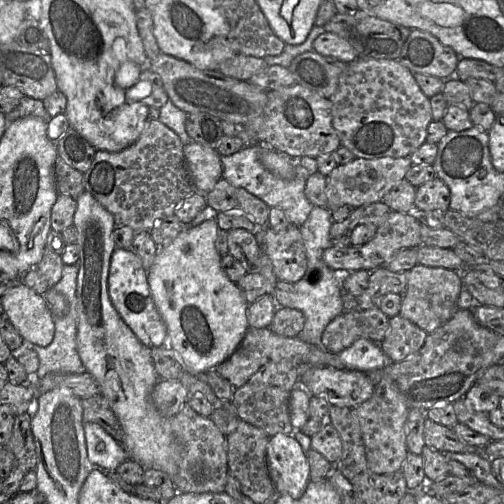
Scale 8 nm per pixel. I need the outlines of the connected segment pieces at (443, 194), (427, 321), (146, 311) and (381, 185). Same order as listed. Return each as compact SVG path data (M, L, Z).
M437 176L416 188L414 211L444 213L449 210L450 191L447 185Z
M417 264L407 272L407 288L402 295L399 316L410 320L427 334L433 333L459 309L462 283L461 273L458 271Z
M114 250L110 261L108 293L115 310L142 345L148 349L167 345L167 327L151 295L147 271L142 260L132 250Z
M410 157L378 159L354 158L344 165L337 165L327 176L325 193L327 208L332 211L343 205L354 208L379 202L399 181L403 180L412 163Z

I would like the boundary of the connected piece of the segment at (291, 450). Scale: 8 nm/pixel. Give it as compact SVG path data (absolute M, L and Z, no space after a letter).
M275 434L268 440L266 460L276 492L301 498L310 481L310 469L298 441L292 435Z

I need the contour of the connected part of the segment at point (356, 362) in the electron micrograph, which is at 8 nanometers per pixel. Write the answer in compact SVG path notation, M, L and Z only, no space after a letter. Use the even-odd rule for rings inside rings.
M360 338L350 347L337 355L339 361L347 370L359 370L367 373L382 369L393 363L382 351L378 343Z

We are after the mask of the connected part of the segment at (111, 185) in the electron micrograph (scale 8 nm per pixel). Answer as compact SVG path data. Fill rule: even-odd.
M148 118L145 124L145 128L135 143L119 152L110 152L106 150L97 150L94 160L87 171L83 173L83 182L85 190L91 193L91 195L108 211L113 215L116 226L129 226L135 232L148 231L152 229L155 222L161 218L172 216L175 208L178 204L191 195L194 191L194 187L190 178L190 174L186 165L183 144L180 141L178 135L160 122L158 119Z

